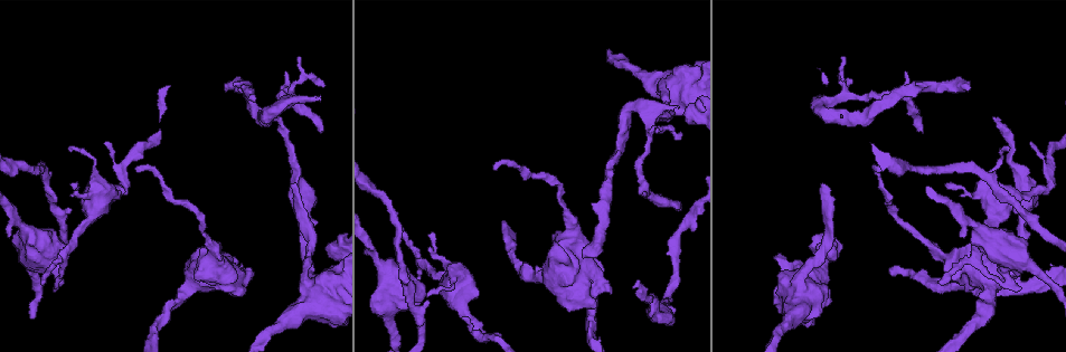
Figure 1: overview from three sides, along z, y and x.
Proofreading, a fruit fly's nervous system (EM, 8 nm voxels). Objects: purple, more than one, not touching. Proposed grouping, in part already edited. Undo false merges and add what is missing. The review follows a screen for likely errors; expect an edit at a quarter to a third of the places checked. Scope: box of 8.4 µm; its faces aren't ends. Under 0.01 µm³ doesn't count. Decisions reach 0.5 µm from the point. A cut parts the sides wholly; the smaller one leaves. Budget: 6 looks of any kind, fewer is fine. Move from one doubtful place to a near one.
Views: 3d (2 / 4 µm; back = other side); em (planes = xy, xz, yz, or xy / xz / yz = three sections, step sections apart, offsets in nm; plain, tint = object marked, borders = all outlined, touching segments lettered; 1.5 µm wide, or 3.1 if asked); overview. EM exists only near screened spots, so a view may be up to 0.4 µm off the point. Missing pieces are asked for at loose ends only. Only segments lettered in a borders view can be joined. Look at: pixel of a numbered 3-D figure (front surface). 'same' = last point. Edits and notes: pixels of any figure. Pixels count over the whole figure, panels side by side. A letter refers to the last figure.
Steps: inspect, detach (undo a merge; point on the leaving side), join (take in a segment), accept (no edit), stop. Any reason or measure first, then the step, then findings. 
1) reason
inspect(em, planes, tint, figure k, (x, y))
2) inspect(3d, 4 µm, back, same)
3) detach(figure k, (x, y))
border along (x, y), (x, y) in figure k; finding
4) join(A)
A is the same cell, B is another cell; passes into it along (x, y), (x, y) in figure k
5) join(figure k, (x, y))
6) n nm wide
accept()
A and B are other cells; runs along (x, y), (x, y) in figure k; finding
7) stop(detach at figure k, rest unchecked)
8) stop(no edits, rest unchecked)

tapers out
inspect(em, planes, borders, figure 1, (820, 185))

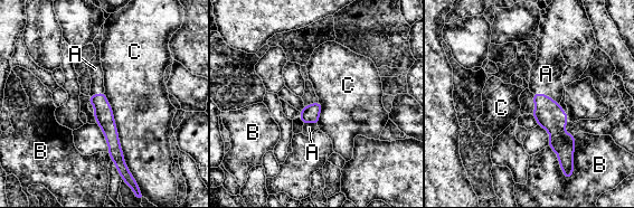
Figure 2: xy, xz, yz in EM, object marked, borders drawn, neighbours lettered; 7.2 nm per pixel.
join(A)
A is the same cell, B and C are other cells; passes into it along (548, 113), (546, 95), (546, 74) in figure 2; the neuron continues

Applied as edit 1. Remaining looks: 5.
redraw
inspect(overview)

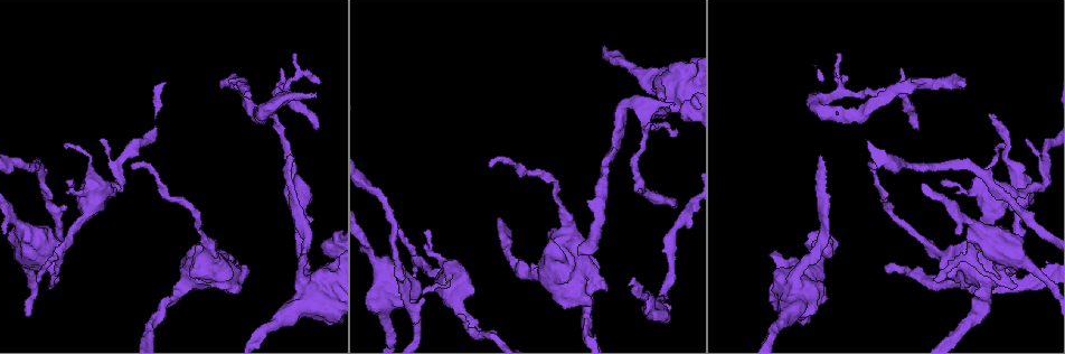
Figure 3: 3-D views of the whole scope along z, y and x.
thin end
inspect(3d, 4 µm, figure 3, (940, 181))

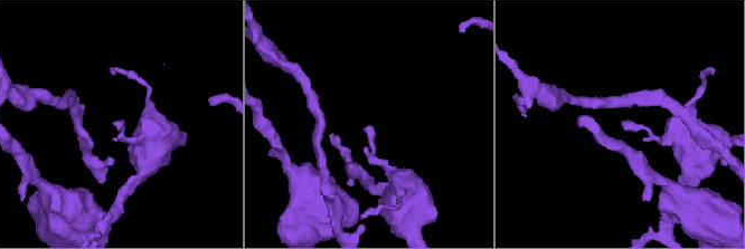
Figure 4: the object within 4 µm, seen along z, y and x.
need the tissue
inspect(em, planes, borders, figure 4, (121, 122))

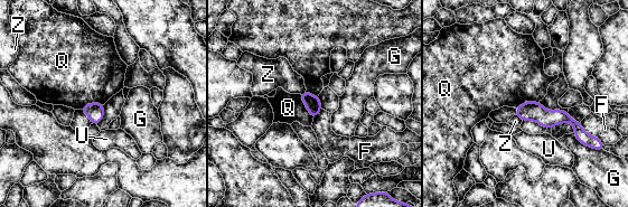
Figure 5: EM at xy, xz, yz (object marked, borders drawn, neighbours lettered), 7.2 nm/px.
120 nm wide
accept()
F, G, Q, U and Z are other cells; runs along (518, 110), (565, 118), (587, 140) in figure 5; no lettered segment goes on from it

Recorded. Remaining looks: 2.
free end
inspect(3d, 2 µm, figure 3, (51, 285))

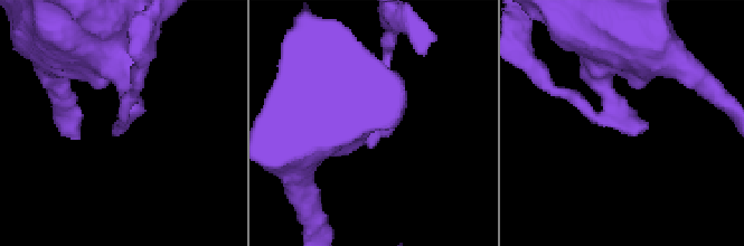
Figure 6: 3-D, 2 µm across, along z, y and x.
inspect(em, planes, borders, figure 6, (122, 126))

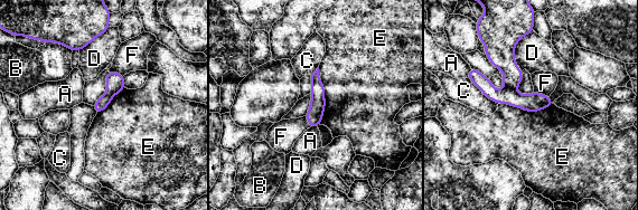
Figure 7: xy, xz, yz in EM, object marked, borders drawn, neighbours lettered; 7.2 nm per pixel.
detach(figure 7, (534, 102))
A, B, C, D, E and F are other cells; border along (505, 86), (515, 91) in figure 7; a second neuron is stuck on

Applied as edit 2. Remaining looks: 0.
stop(join at figure 2, detach at figure 7, rest unchecked)

